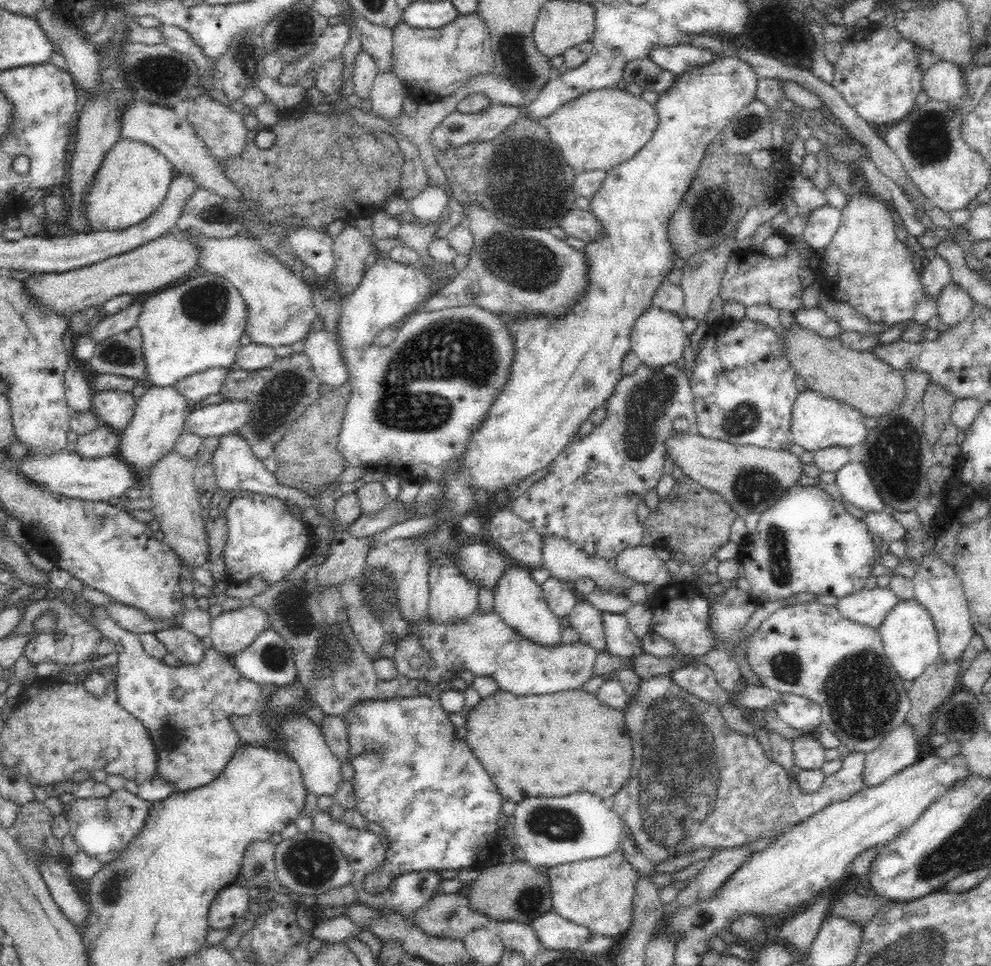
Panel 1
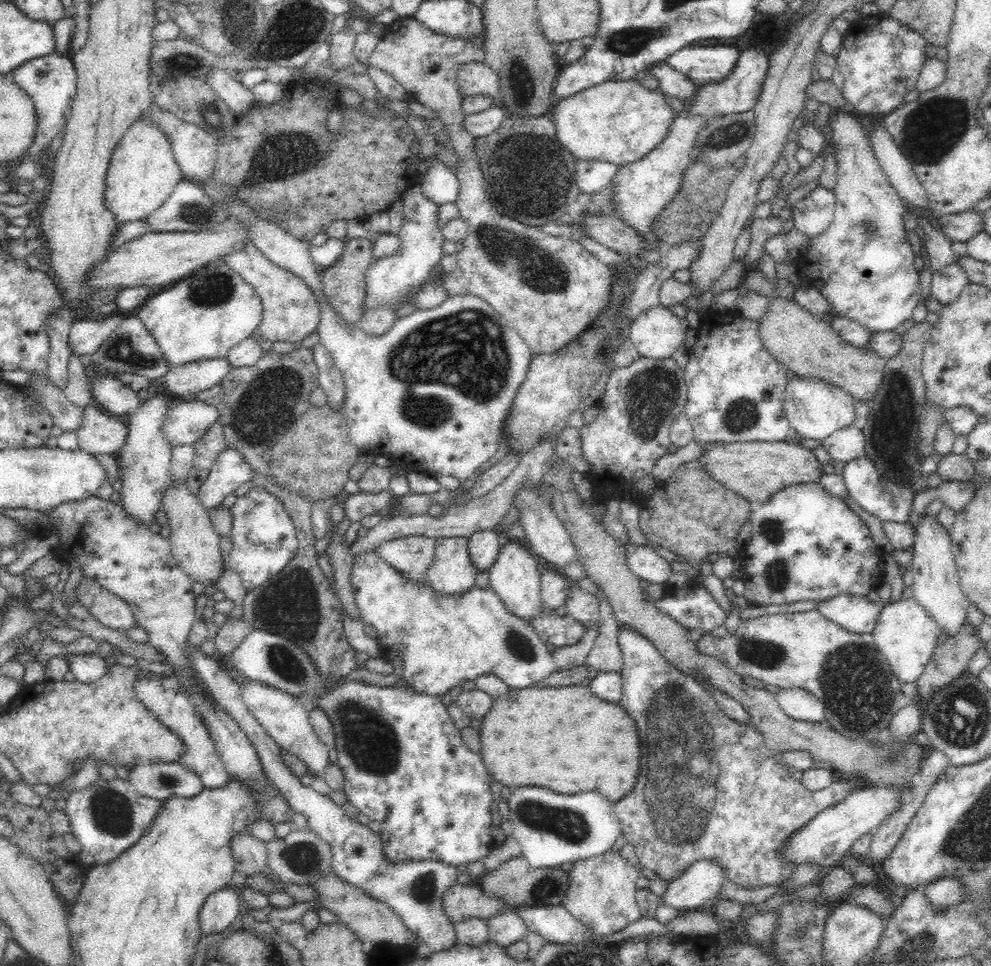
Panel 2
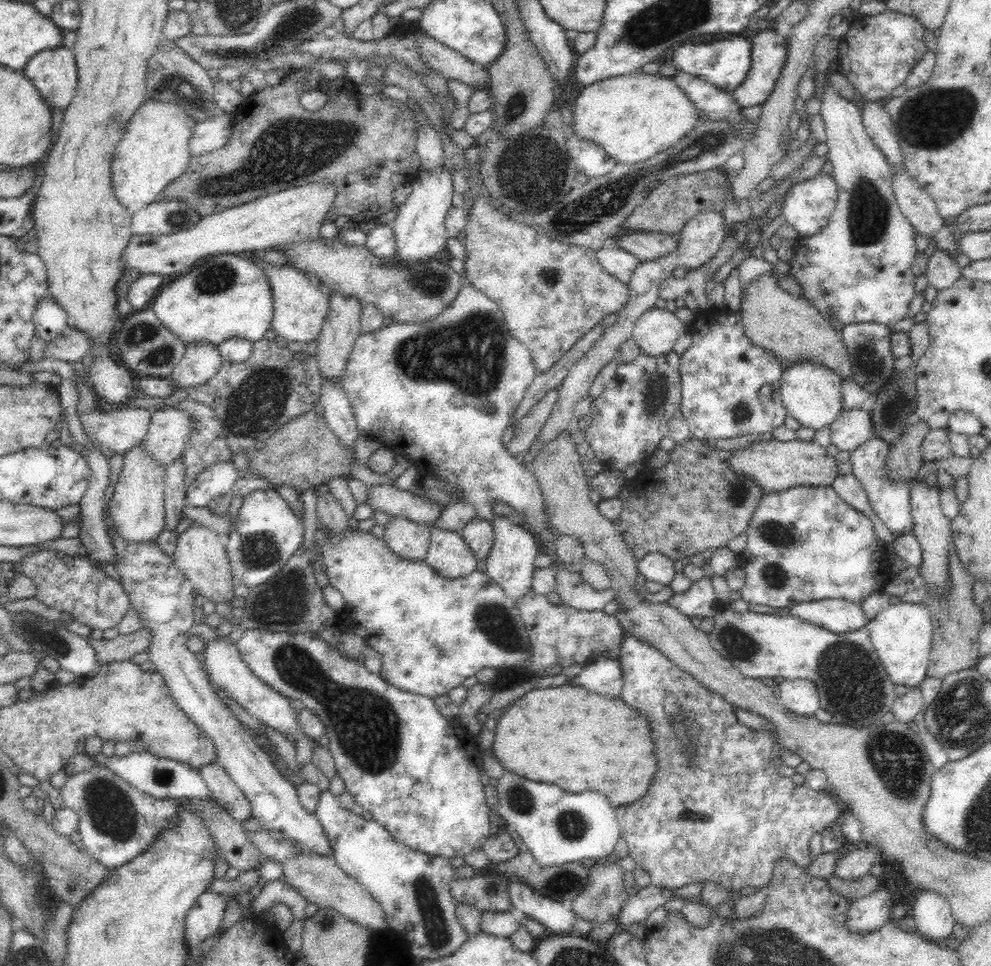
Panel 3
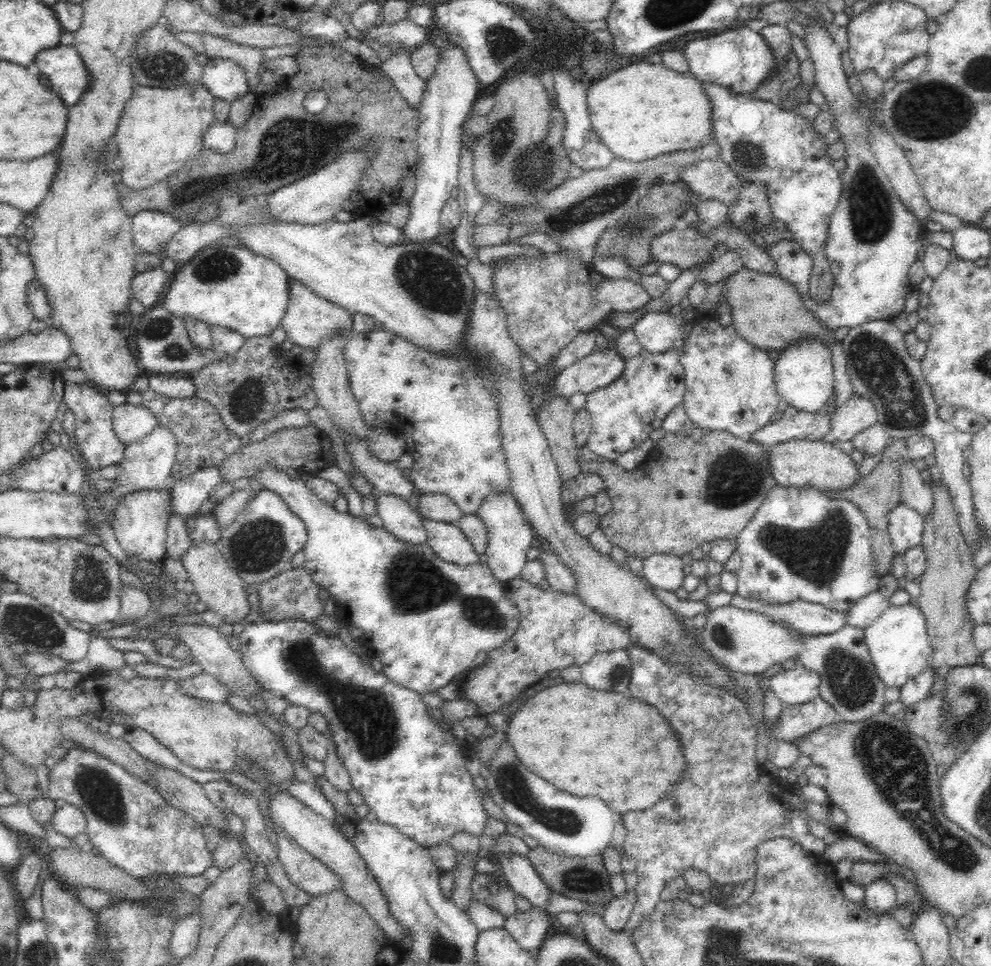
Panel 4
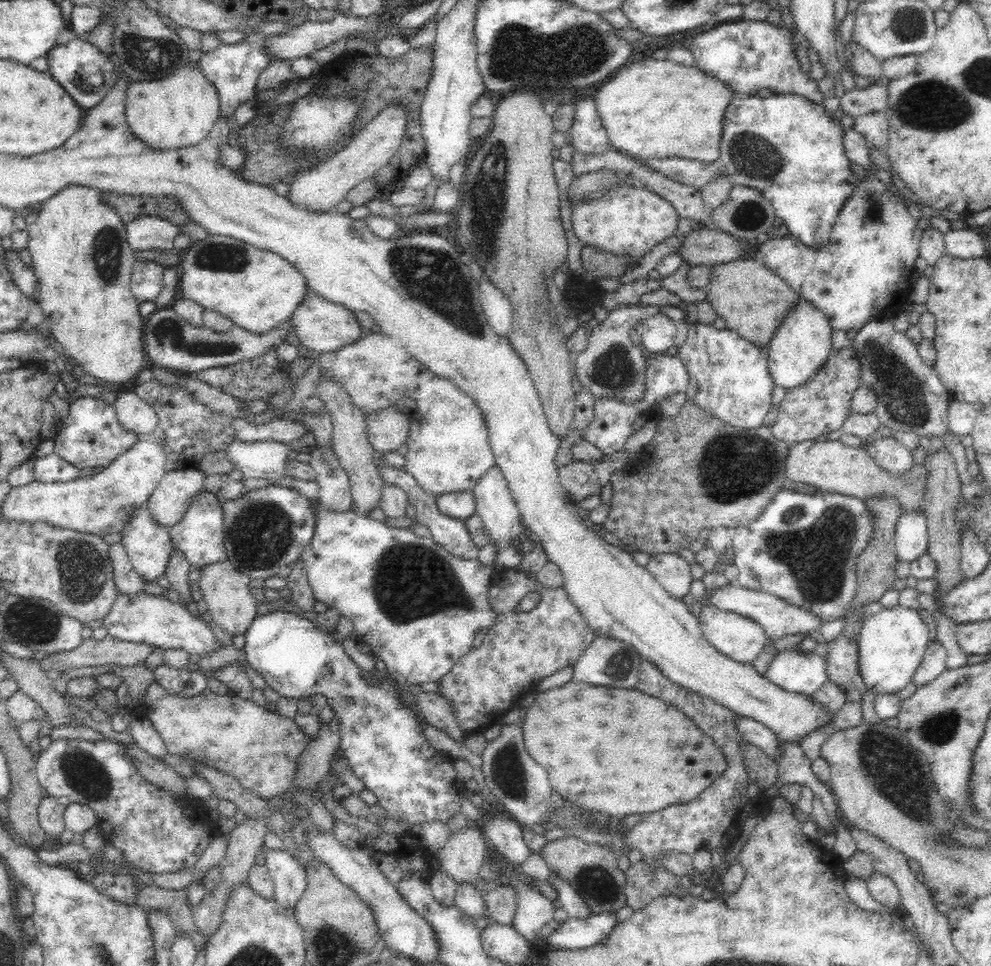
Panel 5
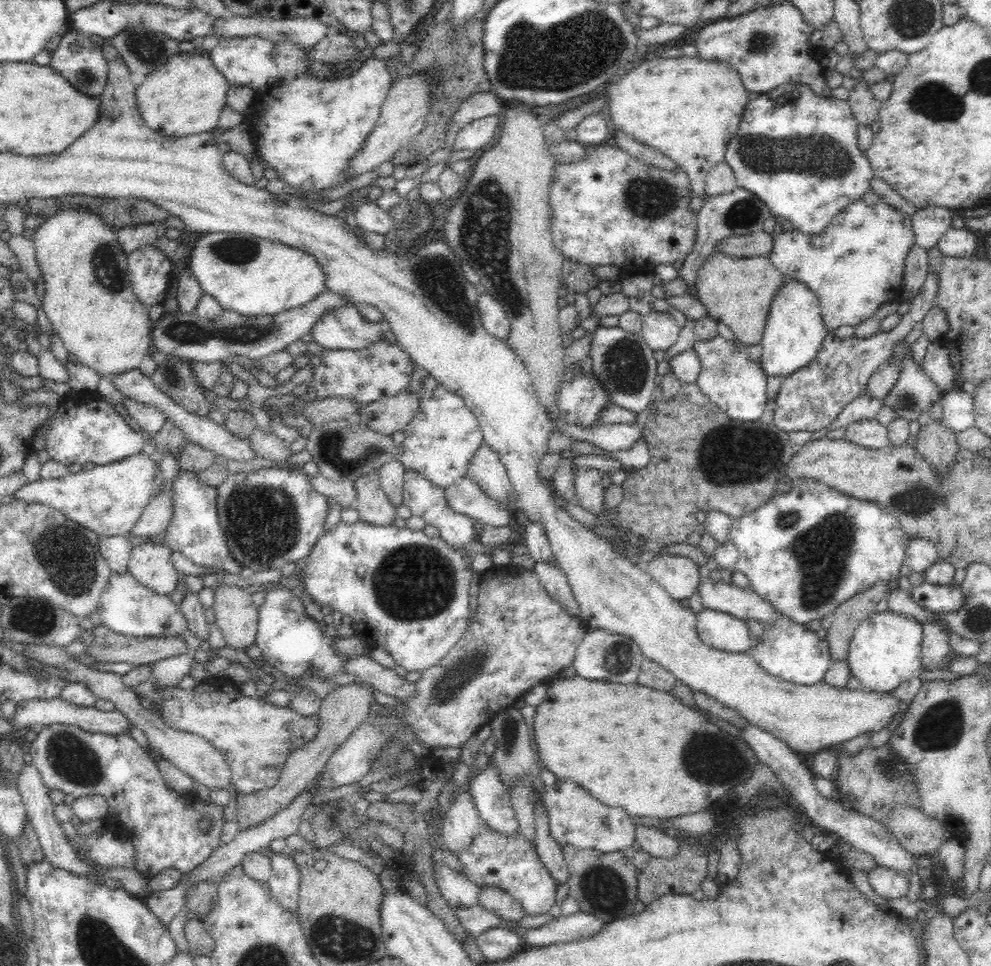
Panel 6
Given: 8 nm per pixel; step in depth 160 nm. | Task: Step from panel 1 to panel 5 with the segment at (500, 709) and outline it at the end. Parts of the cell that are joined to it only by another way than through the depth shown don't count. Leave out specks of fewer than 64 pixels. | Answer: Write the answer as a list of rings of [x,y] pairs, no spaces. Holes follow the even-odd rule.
[[[572,678],[560,688],[550,688],[542,694],[536,692],[533,702],[536,704],[519,723],[524,748],[536,763],[546,768],[551,787],[562,800],[586,811],[621,819],[628,814],[656,812],[670,804],[686,804],[710,786],[728,766],[724,753],[720,753],[712,738],[700,732],[692,719],[667,702],[635,689],[600,688]]]

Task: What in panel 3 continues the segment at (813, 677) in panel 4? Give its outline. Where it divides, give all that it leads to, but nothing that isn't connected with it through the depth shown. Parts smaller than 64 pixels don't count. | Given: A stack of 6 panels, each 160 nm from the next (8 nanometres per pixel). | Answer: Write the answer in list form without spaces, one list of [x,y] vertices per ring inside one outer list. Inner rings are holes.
[[[784,679],[784,682],[777,684],[773,690],[778,702],[798,716],[814,717],[821,707],[817,687],[810,680]]]

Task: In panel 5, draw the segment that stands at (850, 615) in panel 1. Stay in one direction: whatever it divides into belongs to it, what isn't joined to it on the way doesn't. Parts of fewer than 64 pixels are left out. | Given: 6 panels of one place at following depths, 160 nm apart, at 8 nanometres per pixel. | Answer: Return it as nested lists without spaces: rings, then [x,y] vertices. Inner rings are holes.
[[[735,584],[713,589],[708,593],[710,594],[710,602],[714,606],[755,620],[767,632],[769,638],[774,641],[782,638],[782,636],[788,636],[788,634],[814,632],[819,630],[819,626],[824,623],[811,610],[788,604],[777,596],[748,590]]]

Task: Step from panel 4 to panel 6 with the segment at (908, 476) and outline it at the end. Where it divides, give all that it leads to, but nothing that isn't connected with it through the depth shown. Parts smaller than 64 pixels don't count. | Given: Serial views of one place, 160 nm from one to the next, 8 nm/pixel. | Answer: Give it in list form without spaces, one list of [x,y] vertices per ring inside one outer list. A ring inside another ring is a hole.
[[[864,420],[856,422],[846,429],[845,440],[856,444],[866,450],[895,449],[896,446],[888,437],[888,430],[876,422],[876,420]]]

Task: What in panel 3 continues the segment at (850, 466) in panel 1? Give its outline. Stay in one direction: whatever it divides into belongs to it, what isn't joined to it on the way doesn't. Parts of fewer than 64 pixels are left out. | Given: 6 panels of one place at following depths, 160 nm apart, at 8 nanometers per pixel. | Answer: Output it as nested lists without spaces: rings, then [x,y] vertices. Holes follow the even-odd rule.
[[[870,438],[866,444],[856,448],[851,453],[849,462],[852,464],[852,474],[861,483],[870,501],[872,510],[878,518],[893,532],[904,534],[912,532],[913,516],[911,515],[910,490],[914,482],[896,482],[888,477],[886,471],[886,458],[890,452],[889,446],[880,438]]]

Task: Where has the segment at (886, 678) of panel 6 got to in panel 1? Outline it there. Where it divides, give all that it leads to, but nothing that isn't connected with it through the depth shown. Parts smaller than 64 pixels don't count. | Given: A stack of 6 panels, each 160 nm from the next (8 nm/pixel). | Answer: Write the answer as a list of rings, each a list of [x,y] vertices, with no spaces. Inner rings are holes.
[[[915,598],[900,600],[878,628],[885,653],[904,682],[918,678],[939,657],[937,628],[932,615]]]

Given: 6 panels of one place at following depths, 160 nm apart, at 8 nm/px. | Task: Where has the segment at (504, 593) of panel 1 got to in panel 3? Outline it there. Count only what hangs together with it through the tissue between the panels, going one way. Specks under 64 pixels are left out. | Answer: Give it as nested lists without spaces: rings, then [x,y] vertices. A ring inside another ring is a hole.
[[[497,516],[491,523],[495,534],[494,546],[485,560],[485,572],[492,581],[504,589],[506,596],[516,602],[528,591],[532,591],[533,574],[537,568],[534,561],[539,554],[538,544],[527,527],[522,526],[518,520],[512,517]]]

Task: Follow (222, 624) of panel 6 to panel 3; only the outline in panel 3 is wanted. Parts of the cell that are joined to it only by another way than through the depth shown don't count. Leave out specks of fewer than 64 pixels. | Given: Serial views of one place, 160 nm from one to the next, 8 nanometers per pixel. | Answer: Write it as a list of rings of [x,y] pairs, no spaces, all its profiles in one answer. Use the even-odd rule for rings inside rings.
[[[192,522],[184,532],[177,536],[177,546],[173,558],[178,567],[185,575],[194,589],[198,590],[204,598],[214,603],[228,602],[234,598],[234,586],[229,557],[224,546],[220,544],[219,534]]]

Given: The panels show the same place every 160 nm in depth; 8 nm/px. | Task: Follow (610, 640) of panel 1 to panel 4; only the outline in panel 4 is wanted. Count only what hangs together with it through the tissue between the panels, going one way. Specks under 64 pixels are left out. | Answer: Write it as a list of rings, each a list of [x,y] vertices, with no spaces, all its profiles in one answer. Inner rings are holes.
[[[638,644],[628,647],[628,657],[632,667],[630,696],[656,706],[658,712],[662,712],[662,717],[672,724],[674,732],[678,734],[680,730],[680,736],[684,736],[680,738],[680,742],[684,746],[686,756],[684,778],[680,780],[680,784],[672,786],[674,790],[668,790],[664,798],[660,798],[654,806],[617,816],[622,820],[626,831],[624,852],[637,862],[638,885],[635,892],[638,895],[638,904],[623,929],[631,934],[646,918],[650,918],[656,912],[656,906],[662,901],[661,896],[668,882],[673,878],[682,877],[683,872],[688,869],[706,873],[721,888],[728,883],[755,880],[756,853],[761,842],[778,837],[788,838],[800,845],[809,855],[820,855],[827,846],[821,838],[816,838],[810,832],[808,823],[812,818],[807,809],[808,800],[784,783],[768,765],[758,763],[757,727],[752,723],[751,714],[738,696],[710,684],[689,670],[684,670],[668,656]]]

